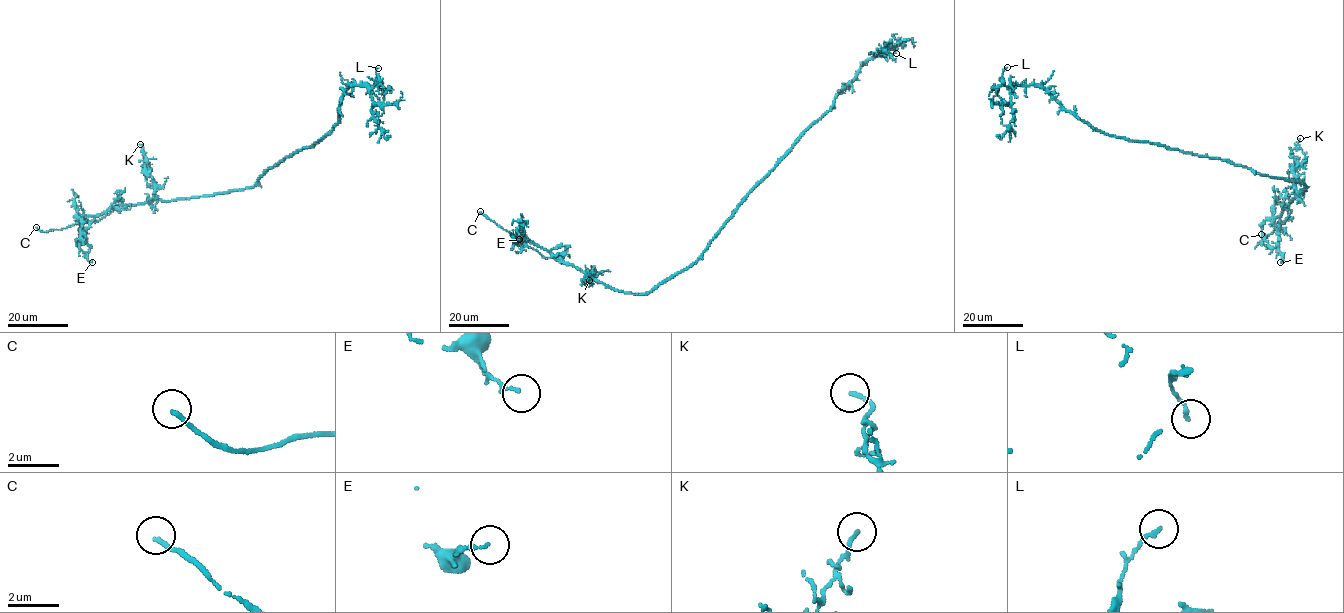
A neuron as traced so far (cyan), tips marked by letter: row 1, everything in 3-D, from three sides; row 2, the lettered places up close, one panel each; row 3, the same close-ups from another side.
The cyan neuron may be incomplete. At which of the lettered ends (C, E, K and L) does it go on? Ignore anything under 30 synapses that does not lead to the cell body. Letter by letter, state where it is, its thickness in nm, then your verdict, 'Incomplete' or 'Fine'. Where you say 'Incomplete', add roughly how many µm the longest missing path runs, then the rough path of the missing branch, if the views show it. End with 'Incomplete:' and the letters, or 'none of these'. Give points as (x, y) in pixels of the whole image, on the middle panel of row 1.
C: Place: (480, 211). Thickness 150 nm. Incomplete. Missing length about 2 µm
E: Place: (519, 239). Thickness 140 nm. Fine
K: Place: (589, 280). Thickness 130 nm. Fine
L: Place: (896, 53). Thickness 140 nm. Fine
Incomplete: C

